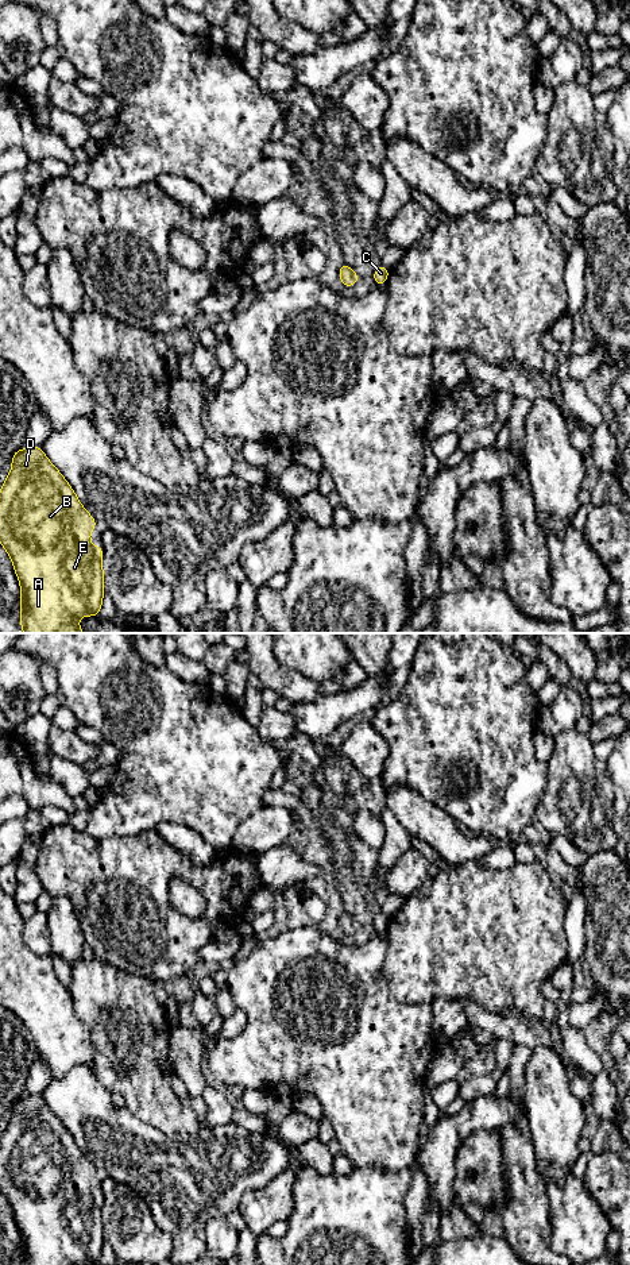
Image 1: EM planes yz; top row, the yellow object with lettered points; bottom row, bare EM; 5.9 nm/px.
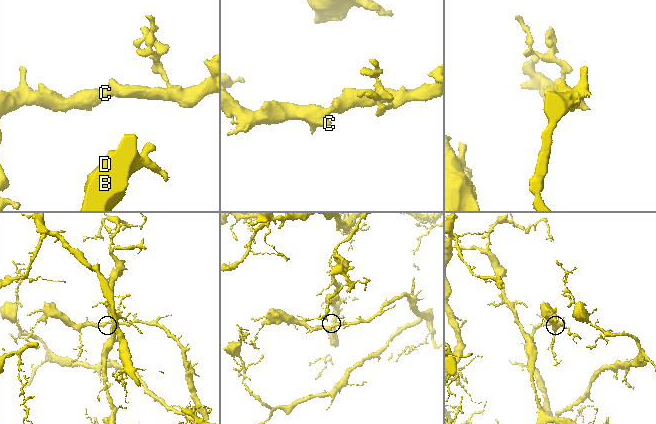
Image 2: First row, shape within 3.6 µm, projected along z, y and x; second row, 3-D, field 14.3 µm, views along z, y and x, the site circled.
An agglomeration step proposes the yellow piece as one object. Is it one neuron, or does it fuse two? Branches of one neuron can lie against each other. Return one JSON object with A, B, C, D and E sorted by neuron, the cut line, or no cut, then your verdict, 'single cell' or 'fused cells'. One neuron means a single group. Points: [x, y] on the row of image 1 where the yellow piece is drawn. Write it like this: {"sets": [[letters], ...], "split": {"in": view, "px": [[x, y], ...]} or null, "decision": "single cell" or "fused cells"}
{"sets": [["A", "B", "C", "D", "E"]], "split": null, "decision": "single cell"}

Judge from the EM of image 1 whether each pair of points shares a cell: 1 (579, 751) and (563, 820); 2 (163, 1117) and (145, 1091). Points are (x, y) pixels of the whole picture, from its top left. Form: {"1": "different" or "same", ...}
{"1": "same", "2": "same"}

